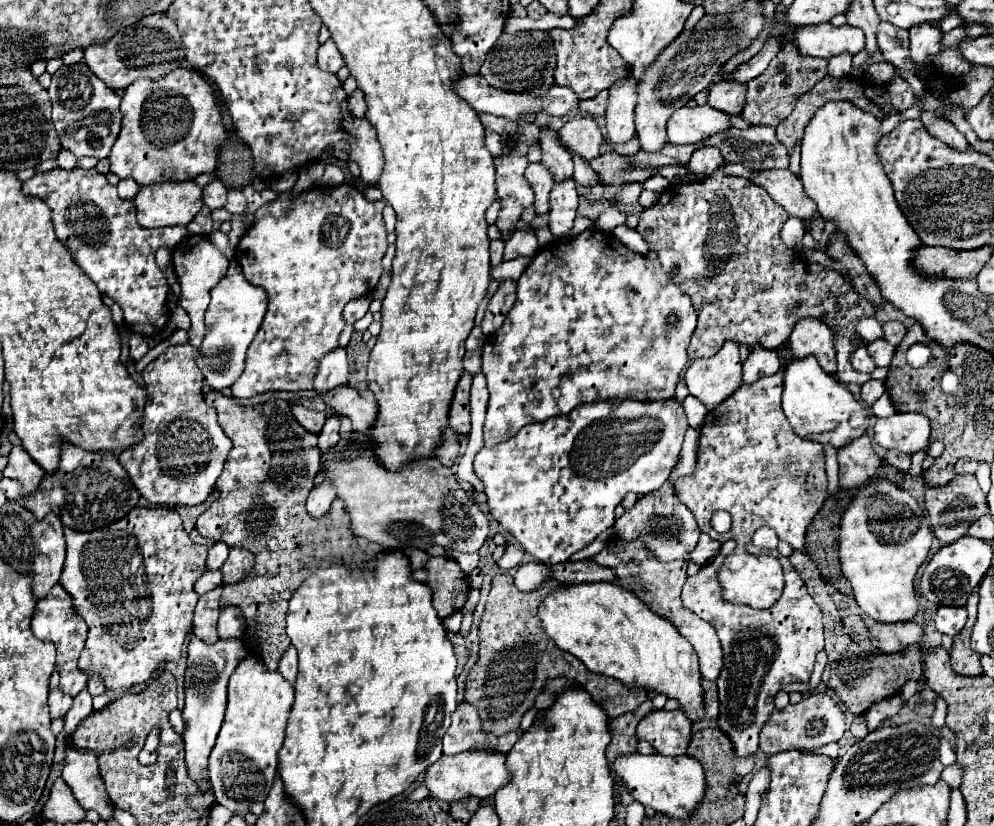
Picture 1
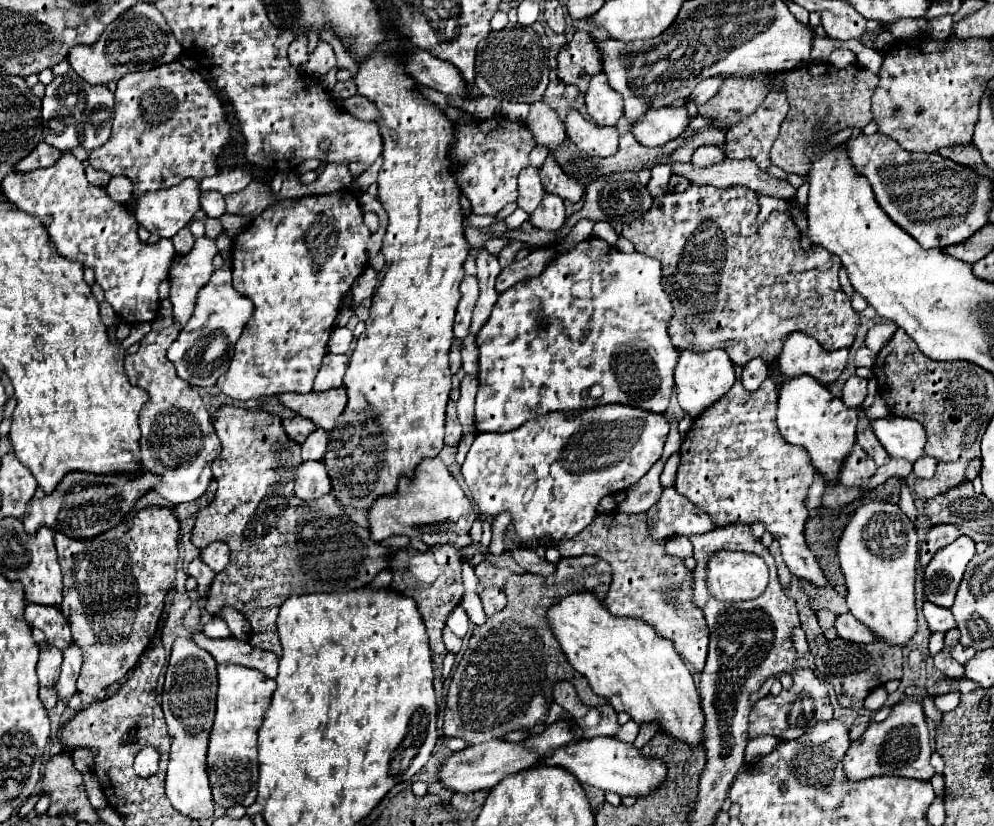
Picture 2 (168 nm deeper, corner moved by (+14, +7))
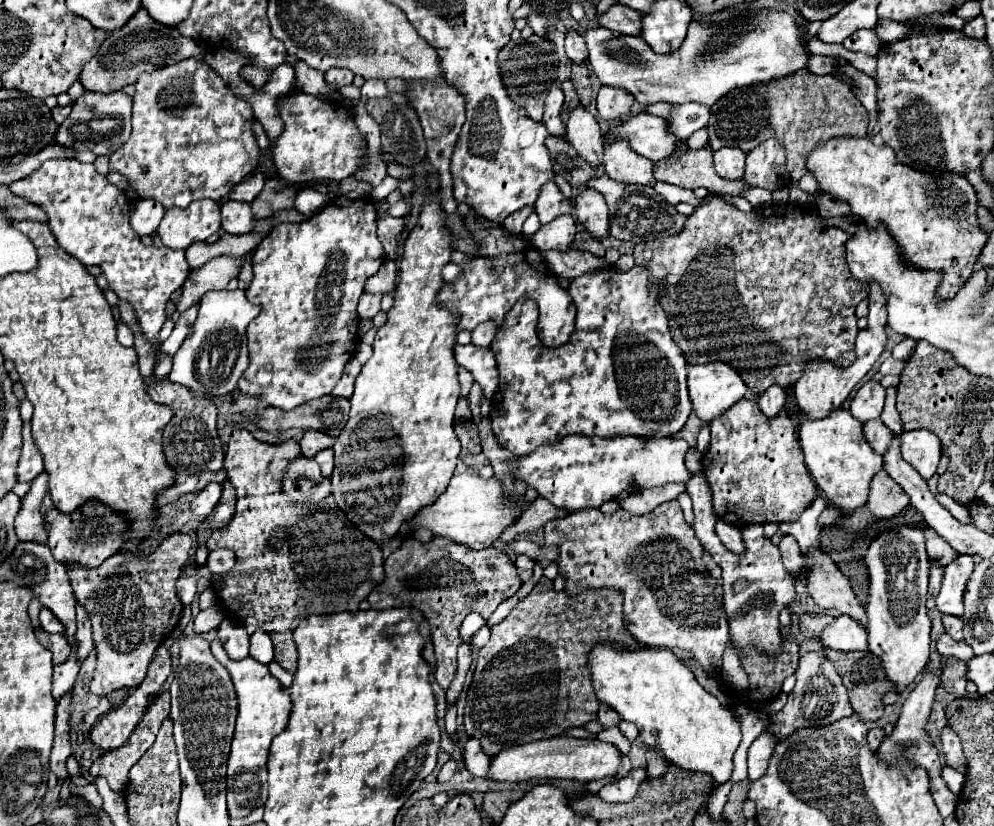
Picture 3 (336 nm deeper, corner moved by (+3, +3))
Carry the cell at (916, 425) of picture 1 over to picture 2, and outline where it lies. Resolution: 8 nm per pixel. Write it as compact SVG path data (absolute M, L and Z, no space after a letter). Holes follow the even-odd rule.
M880 417L872 419L870 427L882 447L890 453L890 457L906 459L914 463L918 457L922 457L922 449L926 443L926 431L924 427L910 419L910 417Z

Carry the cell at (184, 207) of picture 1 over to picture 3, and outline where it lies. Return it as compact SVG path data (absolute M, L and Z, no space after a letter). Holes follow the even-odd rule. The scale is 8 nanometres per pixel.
M209 199L193 201L185 209L167 209L159 235L165 247L187 249L197 241L205 241L221 229L221 215L217 213L219 205Z

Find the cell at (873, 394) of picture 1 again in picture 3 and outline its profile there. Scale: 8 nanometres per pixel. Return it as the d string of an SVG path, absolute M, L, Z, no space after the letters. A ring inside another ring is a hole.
M867 381L851 399L851 415L865 423L871 419L877 419L883 411L883 401L885 401L885 389L877 381Z

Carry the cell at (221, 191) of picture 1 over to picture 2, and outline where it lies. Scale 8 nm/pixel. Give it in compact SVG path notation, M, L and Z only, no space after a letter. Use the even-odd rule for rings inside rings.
M204 191L200 197L200 205L208 217L220 217L226 211L224 195L218 191Z

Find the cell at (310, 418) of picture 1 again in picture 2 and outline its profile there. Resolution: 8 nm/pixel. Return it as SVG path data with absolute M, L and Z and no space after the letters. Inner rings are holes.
M296 415L296 417L292 417L292 419L284 419L282 423L284 423L286 433L288 433L296 443L304 443L304 439L308 437L308 433L312 433L312 429L316 429L310 419L304 419L304 417L300 417L300 415Z

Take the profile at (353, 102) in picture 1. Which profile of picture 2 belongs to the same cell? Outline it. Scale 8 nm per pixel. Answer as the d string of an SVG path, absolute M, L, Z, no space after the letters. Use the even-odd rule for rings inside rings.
M352 95L344 101L344 109L356 117L356 119L364 119L364 121L376 121L378 117L378 109L372 101L368 101L366 97L362 95Z

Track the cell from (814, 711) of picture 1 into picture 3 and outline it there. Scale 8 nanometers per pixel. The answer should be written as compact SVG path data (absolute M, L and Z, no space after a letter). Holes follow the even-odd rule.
M805 653L799 659L799 667L795 671L795 677L797 677L797 685L789 693L787 705L779 713L771 715L769 729L775 733L775 739L785 739L791 733L795 733L795 729L799 729L799 727L829 725L829 723L835 723L839 719L845 719L845 717L853 715L853 709L849 705L847 689L841 681L837 669L833 667L833 663L825 655Z

